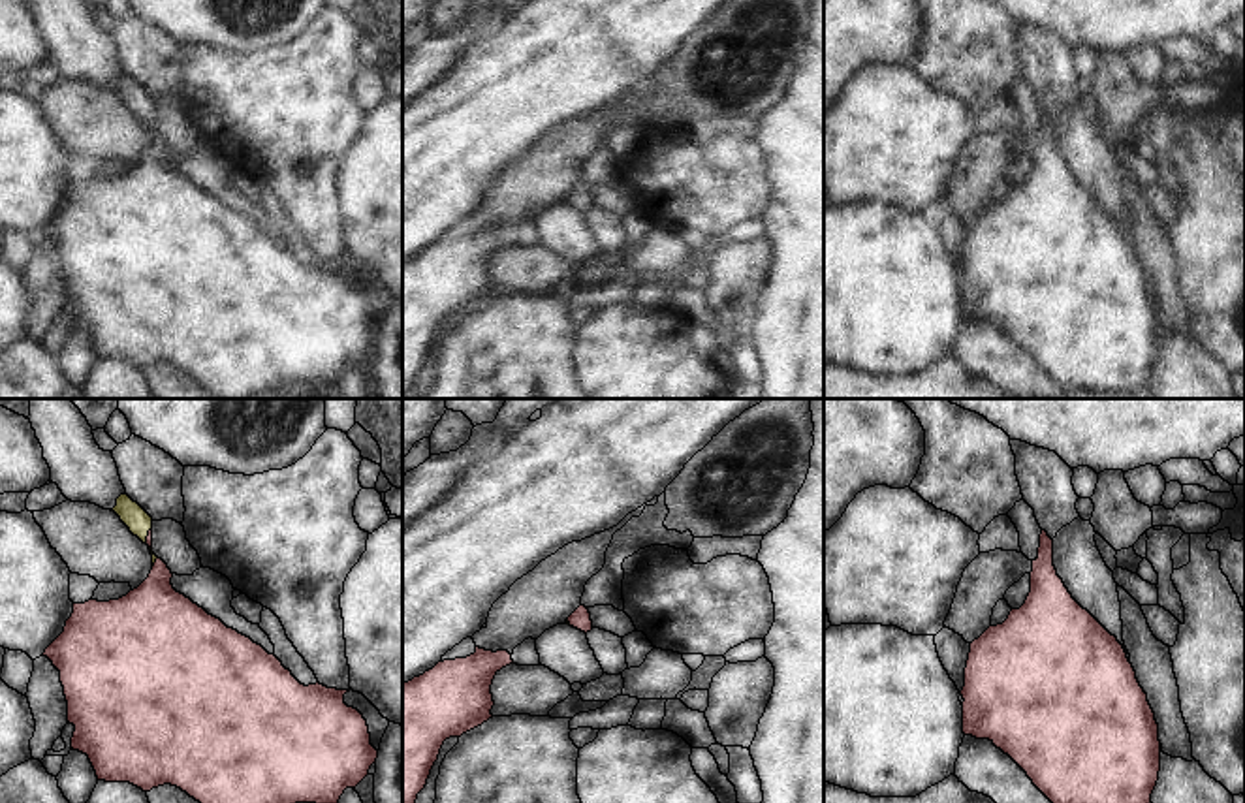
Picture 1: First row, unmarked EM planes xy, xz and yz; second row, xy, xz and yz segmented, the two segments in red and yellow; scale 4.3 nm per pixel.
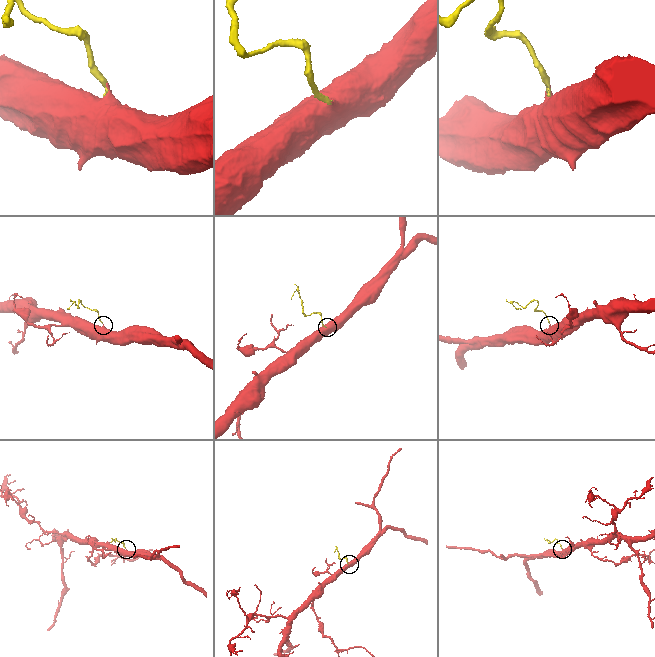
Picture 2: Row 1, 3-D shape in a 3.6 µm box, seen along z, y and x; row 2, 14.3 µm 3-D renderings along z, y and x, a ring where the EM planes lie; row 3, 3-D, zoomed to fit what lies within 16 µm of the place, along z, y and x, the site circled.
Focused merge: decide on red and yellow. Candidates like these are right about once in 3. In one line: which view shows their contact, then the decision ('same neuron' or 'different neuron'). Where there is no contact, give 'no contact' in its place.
xy | same neuron

